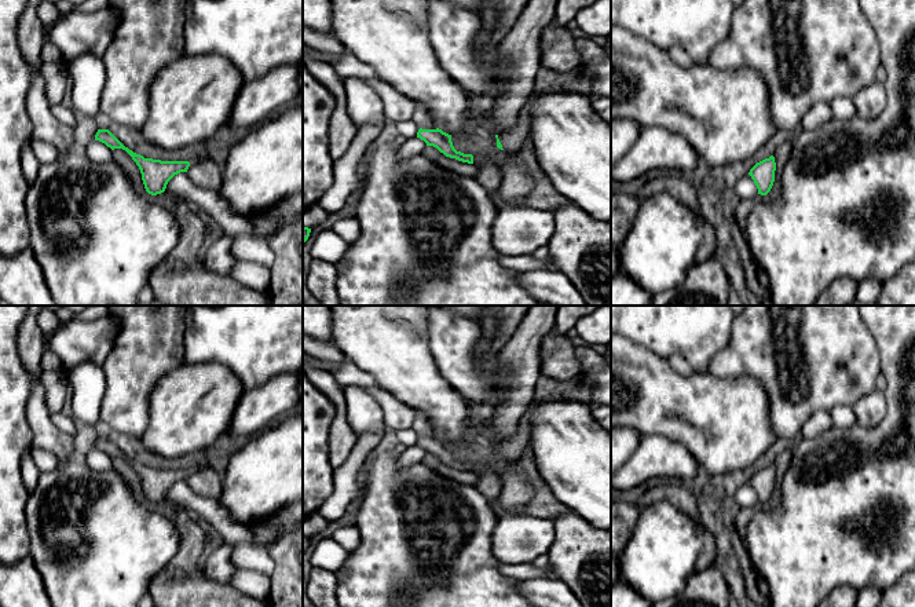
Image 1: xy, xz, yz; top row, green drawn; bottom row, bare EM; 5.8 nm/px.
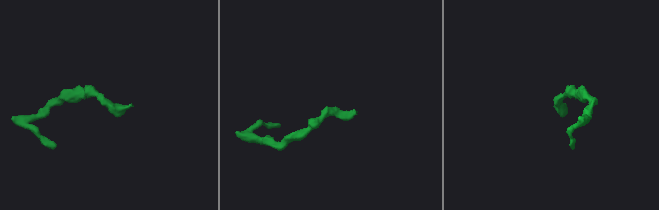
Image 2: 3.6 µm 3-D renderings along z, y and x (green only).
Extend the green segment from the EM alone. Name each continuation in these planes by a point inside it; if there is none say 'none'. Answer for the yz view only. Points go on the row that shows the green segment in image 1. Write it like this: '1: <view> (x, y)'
none

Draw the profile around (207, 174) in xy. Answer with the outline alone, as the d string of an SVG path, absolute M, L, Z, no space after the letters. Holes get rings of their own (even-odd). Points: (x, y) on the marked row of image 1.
M212 158L190 162L186 173L194 184L206 190L219 190L223 183L223 165Z

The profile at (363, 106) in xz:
M348 77L344 80L347 95L347 113L351 121L360 128L370 123L381 123L389 131L384 117L384 103L374 88L362 78Z

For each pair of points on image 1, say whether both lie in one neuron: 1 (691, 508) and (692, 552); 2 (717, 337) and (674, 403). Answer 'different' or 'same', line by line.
1: different
2: different

